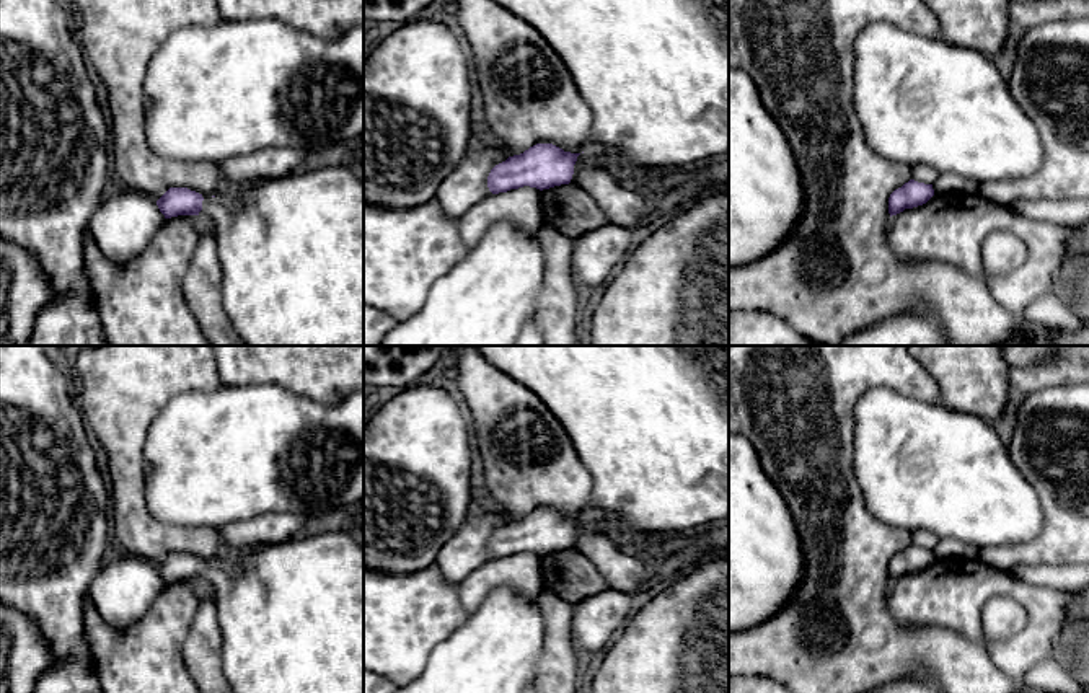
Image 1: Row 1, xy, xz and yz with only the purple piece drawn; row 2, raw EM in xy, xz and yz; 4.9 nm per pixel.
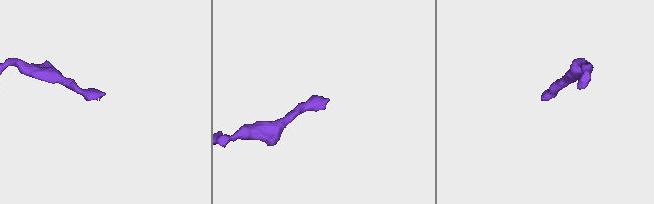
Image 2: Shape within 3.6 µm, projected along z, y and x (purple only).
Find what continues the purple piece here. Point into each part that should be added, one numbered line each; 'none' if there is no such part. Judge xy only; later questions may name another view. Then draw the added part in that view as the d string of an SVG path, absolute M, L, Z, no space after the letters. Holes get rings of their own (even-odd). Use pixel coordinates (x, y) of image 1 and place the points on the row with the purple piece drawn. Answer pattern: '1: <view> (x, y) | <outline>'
1: xy (290, 248) | M344 163L306 173L290 173L243 186L225 186L212 197L202 196L201 217L214 235L223 271L222 305L245 346L364 346L364 181Z

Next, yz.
none

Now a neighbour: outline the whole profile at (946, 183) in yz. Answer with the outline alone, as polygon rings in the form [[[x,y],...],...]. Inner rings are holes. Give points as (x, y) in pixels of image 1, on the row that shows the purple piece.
[[[941,173],[932,184],[934,194],[978,194],[980,184],[955,173]]]

